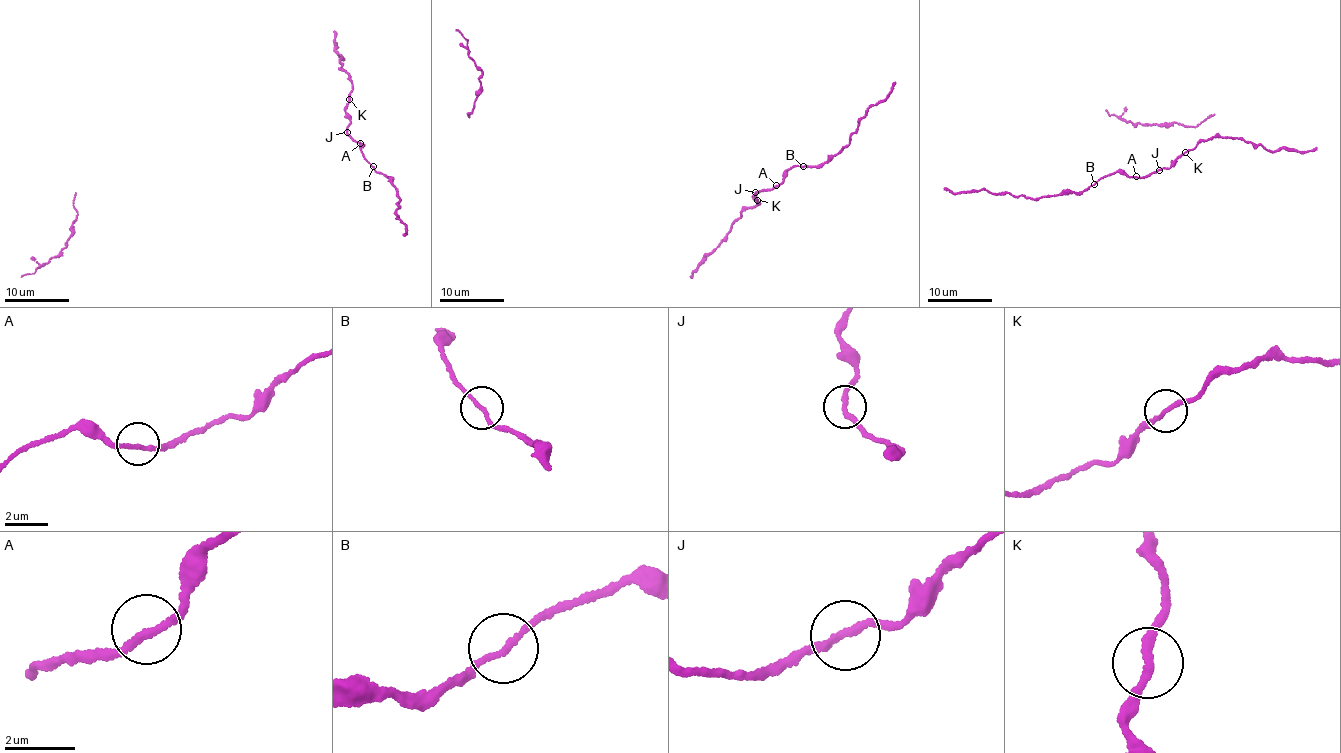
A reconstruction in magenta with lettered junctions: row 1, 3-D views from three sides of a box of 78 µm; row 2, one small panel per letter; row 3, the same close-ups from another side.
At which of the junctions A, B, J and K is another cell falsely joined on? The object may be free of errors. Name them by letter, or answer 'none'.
none

